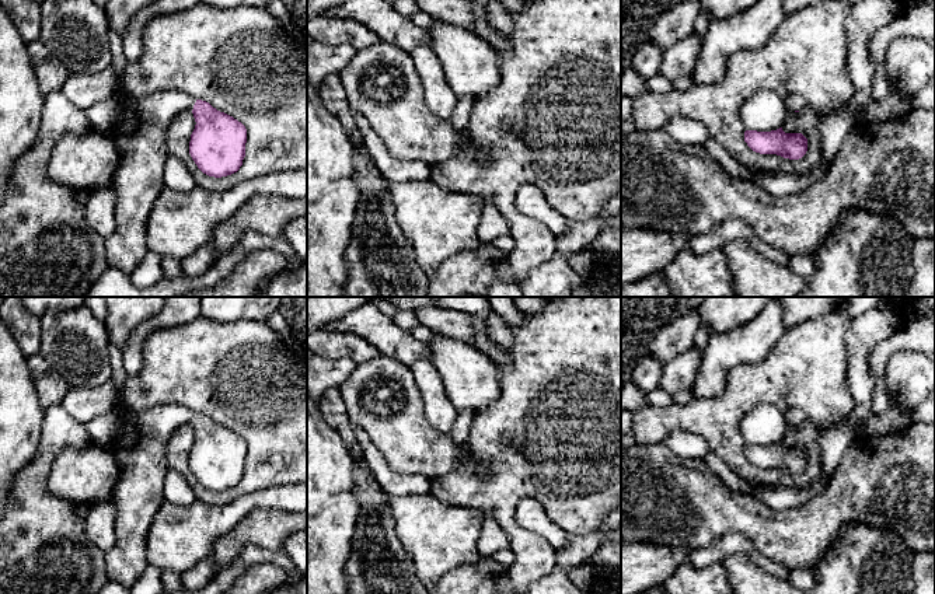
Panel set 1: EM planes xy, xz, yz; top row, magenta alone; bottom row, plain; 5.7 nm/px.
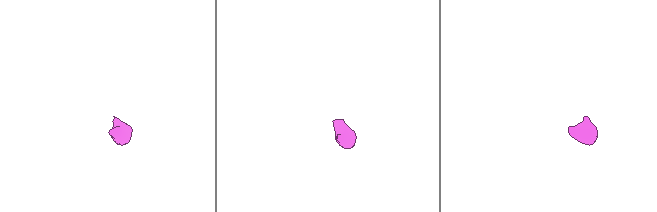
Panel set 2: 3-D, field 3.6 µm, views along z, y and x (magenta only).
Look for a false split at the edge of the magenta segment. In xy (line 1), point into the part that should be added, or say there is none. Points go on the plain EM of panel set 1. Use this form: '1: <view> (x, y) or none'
1: xy (139, 447)

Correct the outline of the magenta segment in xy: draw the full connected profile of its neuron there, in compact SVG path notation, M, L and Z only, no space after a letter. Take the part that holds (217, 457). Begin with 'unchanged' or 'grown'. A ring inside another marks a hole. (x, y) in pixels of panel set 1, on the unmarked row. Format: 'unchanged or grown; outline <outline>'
grown; outline M109 340L108 353L116 389L112 412L123 422L109 446L119 475L111 493L116 509L116 541L105 553L105 572L108 581L130 590L150 565L147 535L165 502L164 481L170 471L165 448L172 433L182 424L193 427L196 438L189 468L203 488L214 492L231 489L243 479L247 443L209 416L179 405L129 409L121 398L128 378L122 350Z

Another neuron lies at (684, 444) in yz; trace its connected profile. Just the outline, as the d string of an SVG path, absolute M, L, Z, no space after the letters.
M676 430L663 443L680 458L698 460L709 451L705 438L685 430Z

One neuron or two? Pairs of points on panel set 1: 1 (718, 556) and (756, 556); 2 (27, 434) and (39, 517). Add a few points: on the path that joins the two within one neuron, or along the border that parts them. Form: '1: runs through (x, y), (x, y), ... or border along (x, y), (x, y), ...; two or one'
1: runs through (728, 548), (746, 548); one
2: border along (39, 429), (37, 457), (14, 477); two

